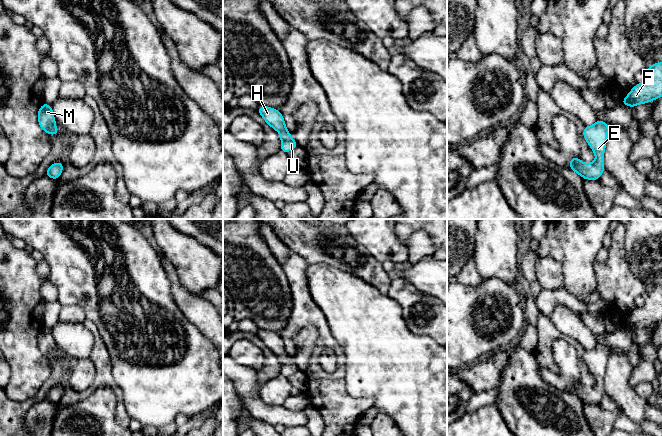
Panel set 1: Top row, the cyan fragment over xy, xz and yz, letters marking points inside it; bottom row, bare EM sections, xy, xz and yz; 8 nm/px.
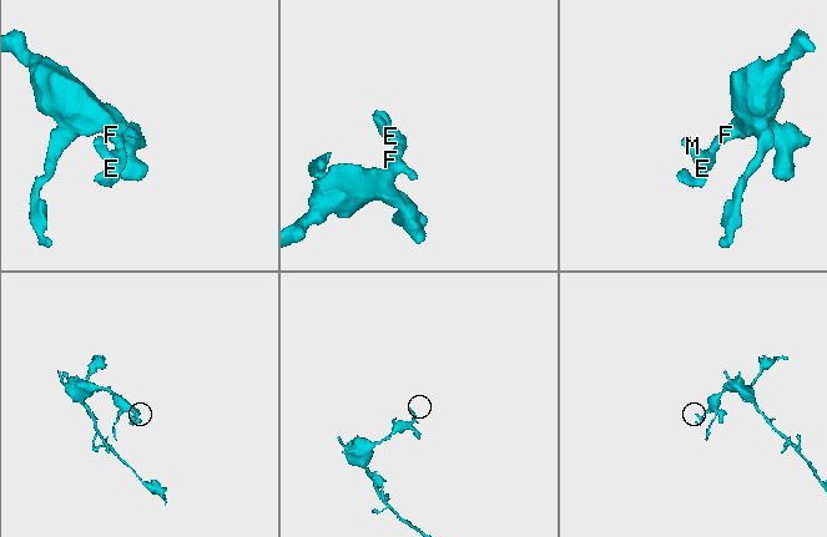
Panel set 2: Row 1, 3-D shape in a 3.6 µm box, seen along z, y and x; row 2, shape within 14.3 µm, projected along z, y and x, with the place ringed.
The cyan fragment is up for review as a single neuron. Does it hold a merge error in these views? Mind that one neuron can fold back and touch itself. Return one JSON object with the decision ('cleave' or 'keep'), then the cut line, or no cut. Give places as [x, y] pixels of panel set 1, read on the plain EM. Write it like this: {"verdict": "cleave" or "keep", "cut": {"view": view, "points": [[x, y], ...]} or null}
{"verdict": "keep", "cut": null}

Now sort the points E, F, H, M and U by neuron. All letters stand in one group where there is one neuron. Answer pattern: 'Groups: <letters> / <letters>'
Groups: E F H M U

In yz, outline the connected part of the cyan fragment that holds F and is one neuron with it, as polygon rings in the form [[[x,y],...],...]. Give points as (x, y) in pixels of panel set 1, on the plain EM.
[[[662,286],[652,288],[644,297],[644,306],[636,308],[621,324],[621,328],[635,332],[638,328],[649,327],[662,321]]]

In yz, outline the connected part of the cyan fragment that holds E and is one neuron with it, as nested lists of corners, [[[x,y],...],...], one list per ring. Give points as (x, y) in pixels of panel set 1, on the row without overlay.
[[[597,344],[592,350],[584,350],[583,360],[595,377],[593,387],[583,387],[578,381],[571,381],[569,393],[578,397],[583,404],[599,404],[605,394],[603,379],[606,373],[609,349],[605,345]]]

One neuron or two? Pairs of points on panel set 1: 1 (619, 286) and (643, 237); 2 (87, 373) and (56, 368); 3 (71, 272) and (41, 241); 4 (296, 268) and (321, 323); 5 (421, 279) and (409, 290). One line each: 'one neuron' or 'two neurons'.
1: two neurons
2: one neuron
3: one neuron
4: one neuron
5: two neurons

